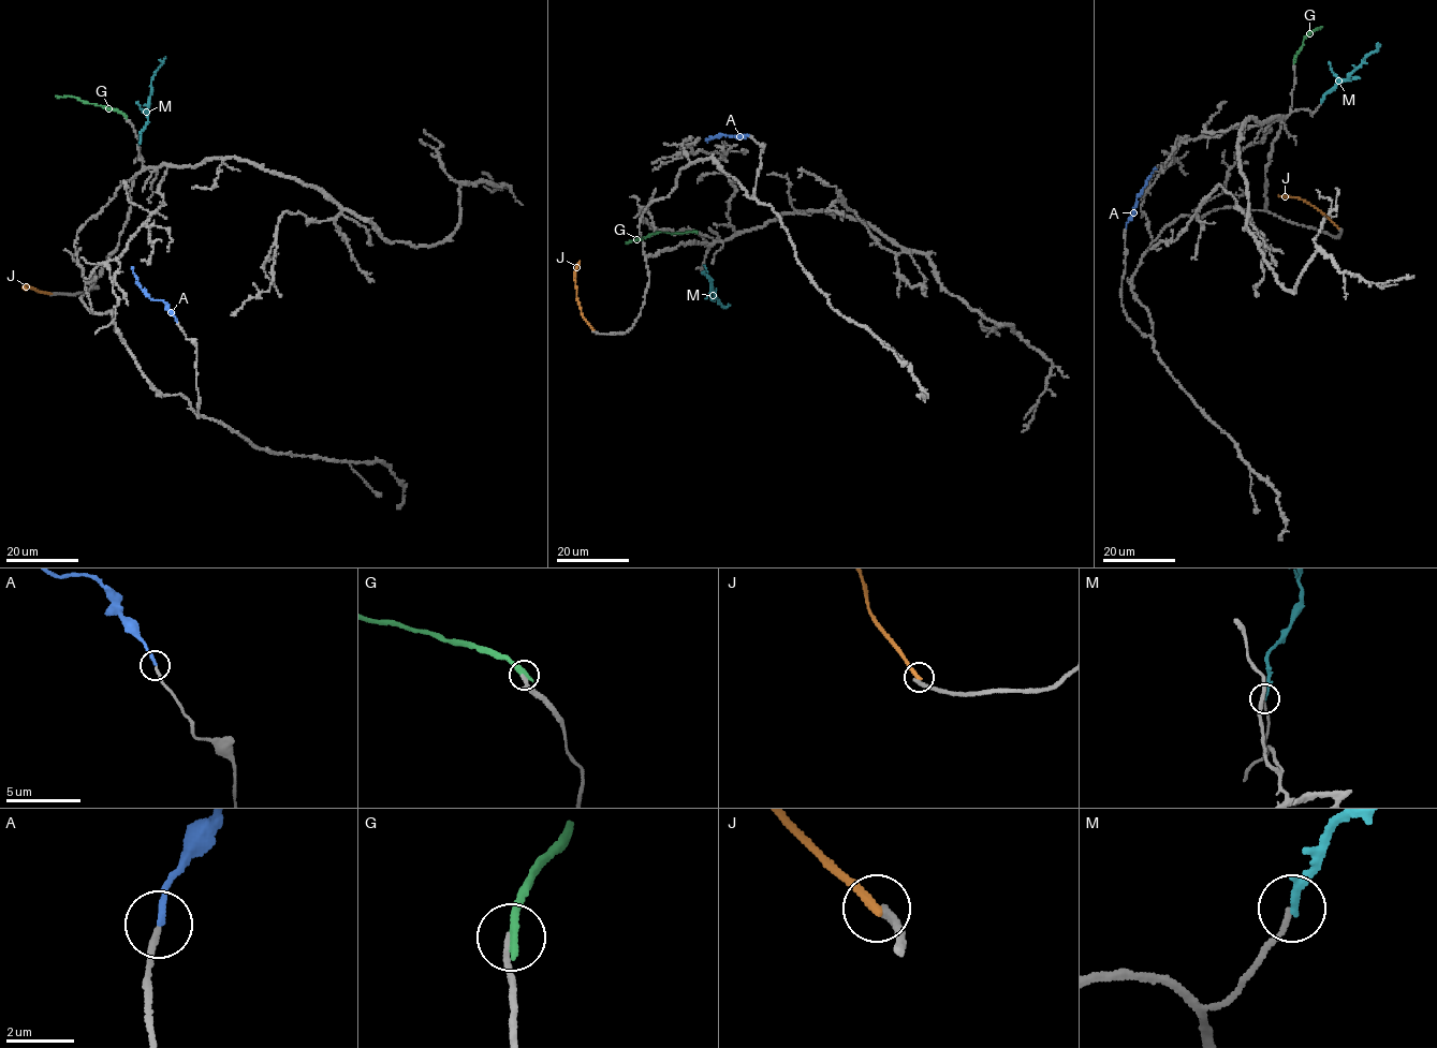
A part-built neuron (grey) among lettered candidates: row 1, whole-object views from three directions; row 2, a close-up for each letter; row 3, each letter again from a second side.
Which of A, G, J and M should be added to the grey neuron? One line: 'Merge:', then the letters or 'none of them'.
Merge: A

